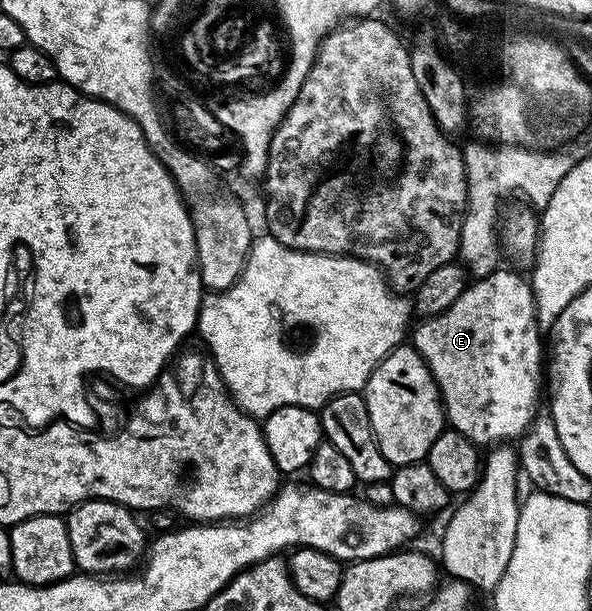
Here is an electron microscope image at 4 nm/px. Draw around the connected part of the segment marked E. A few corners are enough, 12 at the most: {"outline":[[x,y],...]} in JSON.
{"outline":[[472,280],[413,347],[448,426],[527,432],[545,385],[531,282]]}

